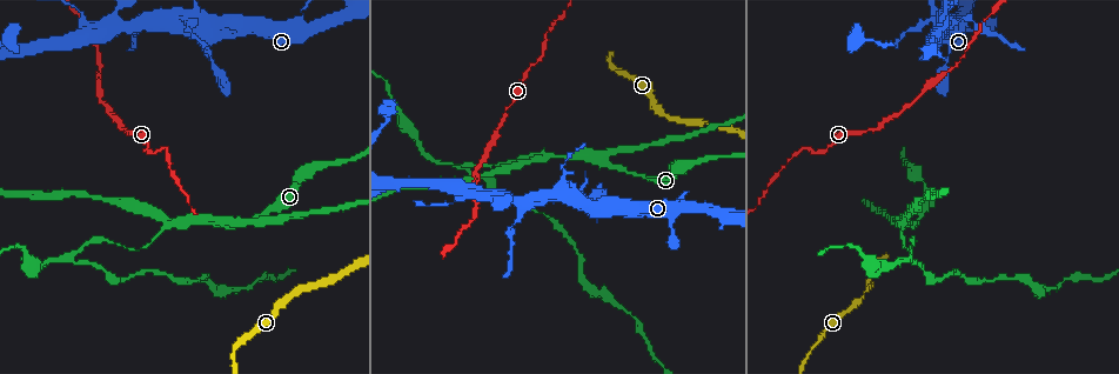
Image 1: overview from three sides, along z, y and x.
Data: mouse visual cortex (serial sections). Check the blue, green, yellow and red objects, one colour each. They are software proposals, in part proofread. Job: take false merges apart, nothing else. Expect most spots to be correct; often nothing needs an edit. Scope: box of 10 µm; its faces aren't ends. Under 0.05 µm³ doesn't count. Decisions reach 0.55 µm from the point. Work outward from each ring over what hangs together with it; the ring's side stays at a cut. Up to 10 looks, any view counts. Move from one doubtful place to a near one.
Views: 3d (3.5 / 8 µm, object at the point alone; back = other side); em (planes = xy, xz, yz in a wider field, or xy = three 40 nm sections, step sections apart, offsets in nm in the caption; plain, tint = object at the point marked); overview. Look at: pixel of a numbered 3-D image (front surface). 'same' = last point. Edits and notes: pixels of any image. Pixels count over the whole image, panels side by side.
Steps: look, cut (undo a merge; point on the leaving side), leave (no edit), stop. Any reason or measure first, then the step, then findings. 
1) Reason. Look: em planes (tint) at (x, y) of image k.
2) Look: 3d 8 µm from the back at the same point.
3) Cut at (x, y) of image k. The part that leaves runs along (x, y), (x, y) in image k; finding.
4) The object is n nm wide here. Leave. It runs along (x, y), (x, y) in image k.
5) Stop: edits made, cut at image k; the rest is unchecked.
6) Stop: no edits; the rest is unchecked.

Three-way junction. Look: 3d 8 µm at (228, 224) of image 1.

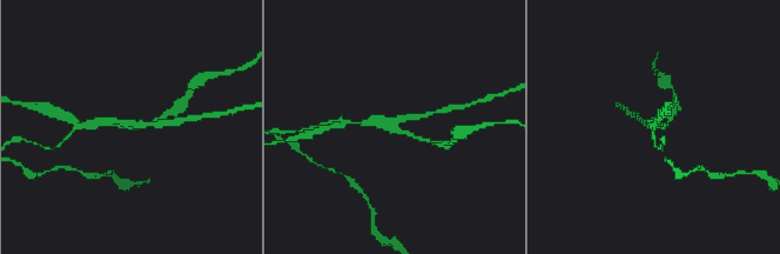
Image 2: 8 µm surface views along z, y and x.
Look: 3d 3.5 µm at the same point.

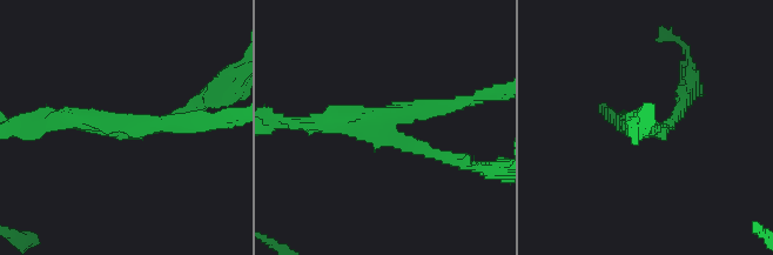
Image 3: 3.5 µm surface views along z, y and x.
3 arms meet here; the arms are 150, 200, 250 nm wide. Look: em xy step 3 (tint) at (655, 130) of image 3.

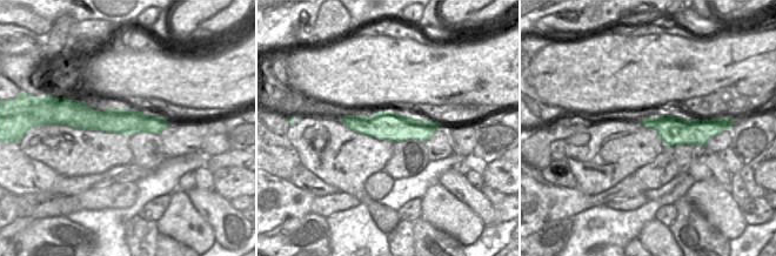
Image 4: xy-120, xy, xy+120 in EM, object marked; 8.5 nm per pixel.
Cut at (432, 112) of image 3. A border runs along (60, 105), (91, 108), (107, 118) in image 4; a second cell is stuck on.

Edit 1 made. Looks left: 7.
Look: overview.

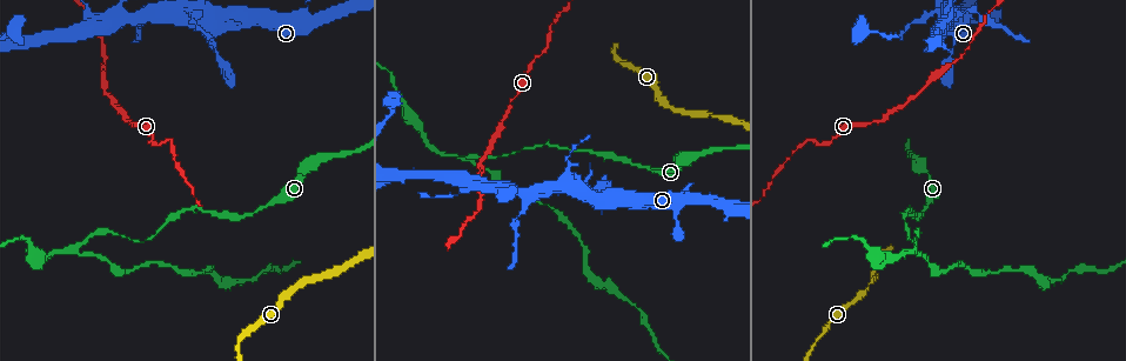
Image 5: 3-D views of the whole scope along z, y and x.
A narrow waist. Look: 3d 3.5 µm from the back at (876, 272) of image 5.

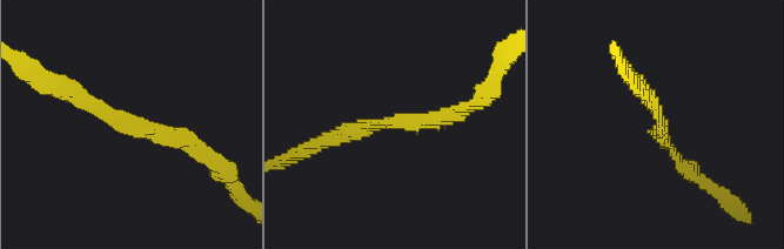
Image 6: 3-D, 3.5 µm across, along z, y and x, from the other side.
The arms are 200, 200 nm wide; shape alone is not enough. Look: em xy step 5 (tint) at (114, 118) of image 6.

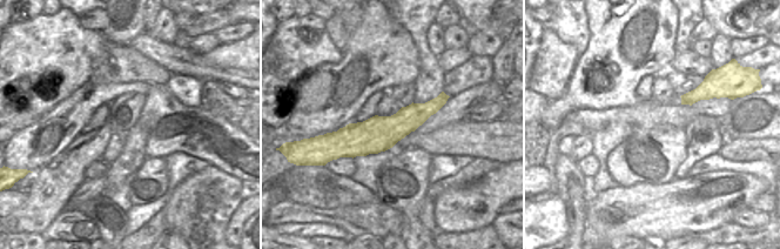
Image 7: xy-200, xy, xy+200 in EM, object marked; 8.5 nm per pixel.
Leave. It runs along (444, 98), (385, 132), (331, 135) in image 7; all the same cell.

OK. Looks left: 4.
A narrow waist. Look: em xy step 2 (tint) at (464, 157) of image 5.

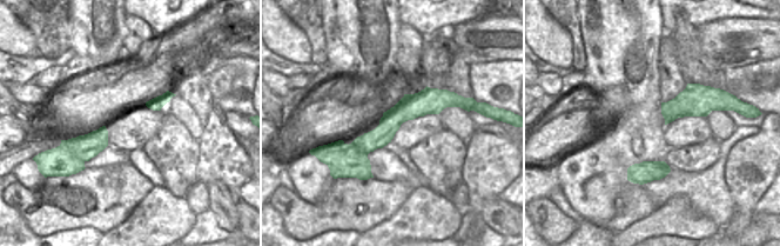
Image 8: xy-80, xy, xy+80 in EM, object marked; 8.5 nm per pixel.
Wider look. Look: 3d 3.5 µm at the same point.

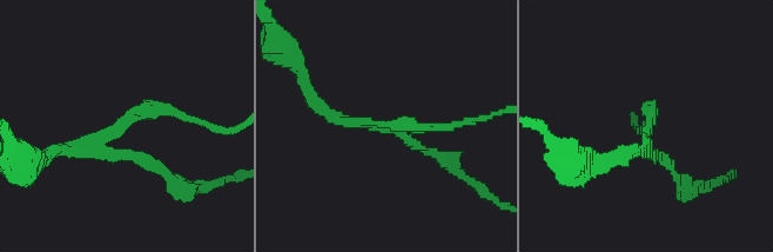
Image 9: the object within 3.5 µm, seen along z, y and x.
The arms are 150, 150, 150 nm wide. Cut at (629, 153) of image 9. The part that leaves runs along (652, 145), (685, 188), (700, 185) in image 9; two cells meet here.

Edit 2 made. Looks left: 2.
Sudden change in width. Look: 3d 3.5 µm at (149, 11) of image 5.

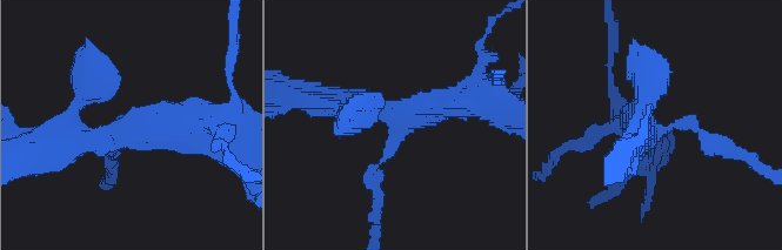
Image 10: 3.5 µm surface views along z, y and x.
Now the EM. Look: em xy step 5 (tint) at (398, 134) of image 10.

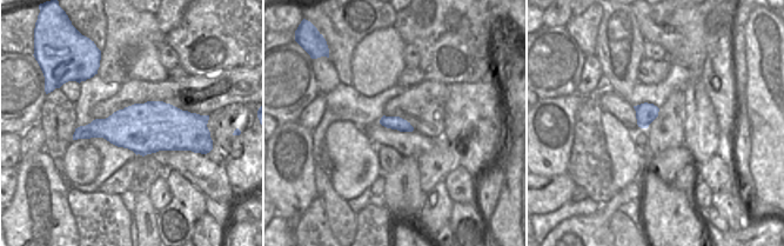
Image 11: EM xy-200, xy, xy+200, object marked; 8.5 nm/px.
The object is 120 nm wide here. Leave. It runs along (455, 101), (398, 113), (376, 188) in image 10; all the same cell.

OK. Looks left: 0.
Stop: edits made, cut at image 3, cut at image 9; the rest is unchecked.

